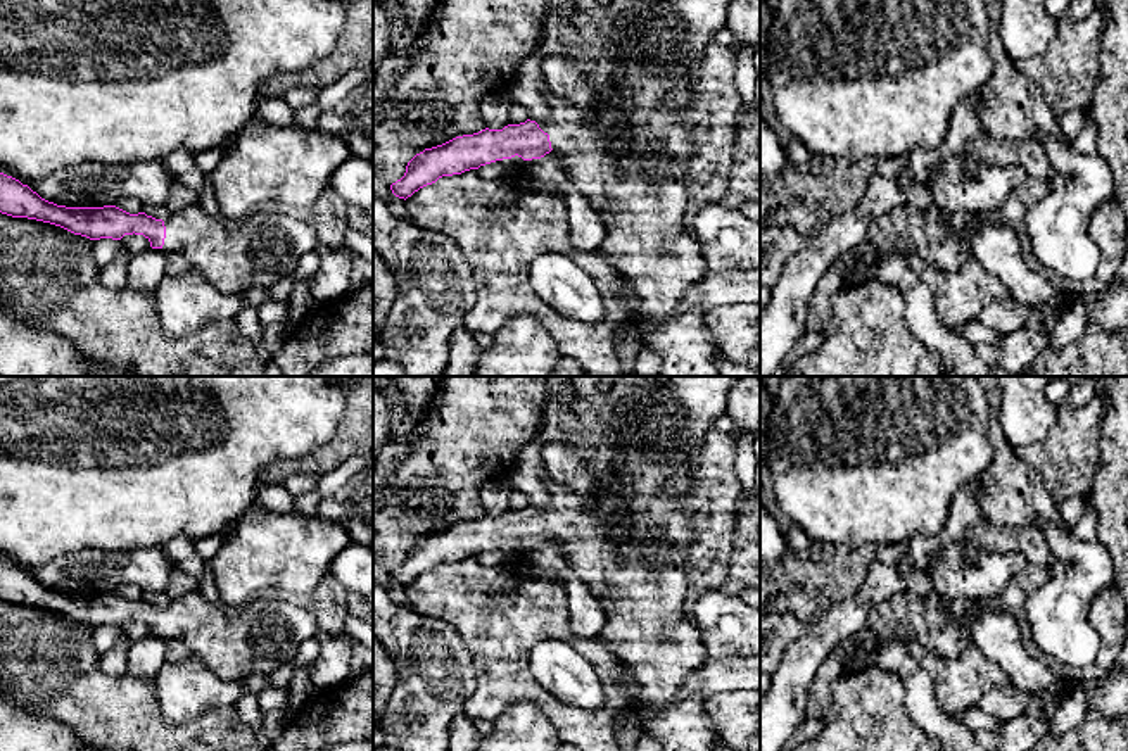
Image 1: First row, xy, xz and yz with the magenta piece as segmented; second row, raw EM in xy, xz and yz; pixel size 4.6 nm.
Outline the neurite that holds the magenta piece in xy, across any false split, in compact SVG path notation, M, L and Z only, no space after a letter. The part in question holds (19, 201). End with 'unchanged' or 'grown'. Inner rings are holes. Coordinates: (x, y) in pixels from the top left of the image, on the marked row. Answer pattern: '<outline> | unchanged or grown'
M0 173L0 212L12 218L28 218L60 226L90 240L124 235L143 235L152 249L164 249L180 256L197 269L218 292L237 293L250 287L271 288L280 280L292 276L301 257L318 247L318 237L309 221L297 219L280 207L263 207L240 221L223 216L211 218L197 204L171 212L168 219L155 219L145 212L130 214L116 205L66 207L41 199L28 185Z | grown

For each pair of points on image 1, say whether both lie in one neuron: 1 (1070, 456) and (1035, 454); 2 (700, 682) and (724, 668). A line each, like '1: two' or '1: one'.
1: one
2: one

